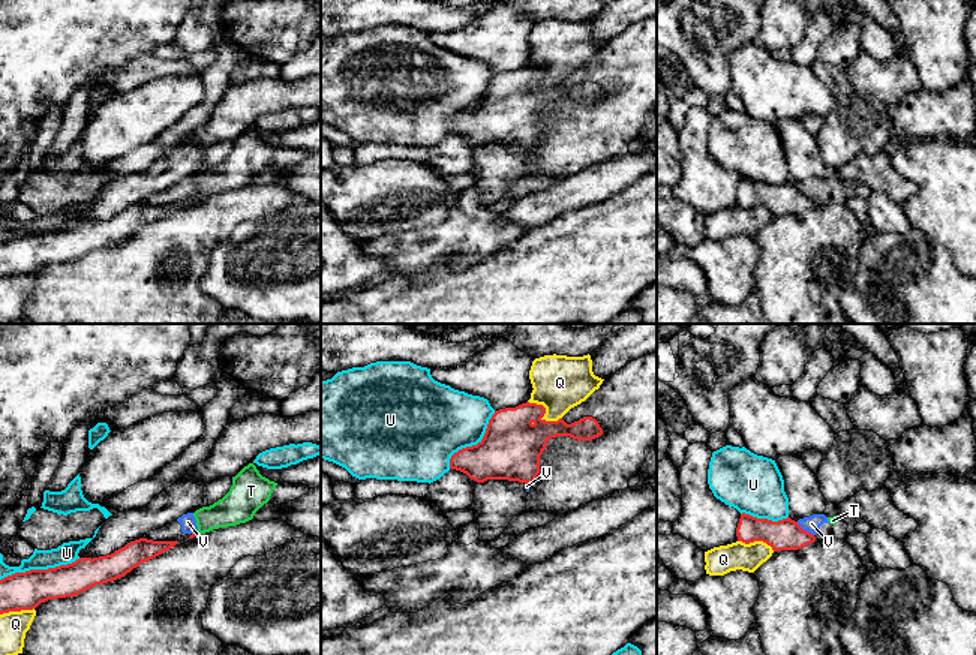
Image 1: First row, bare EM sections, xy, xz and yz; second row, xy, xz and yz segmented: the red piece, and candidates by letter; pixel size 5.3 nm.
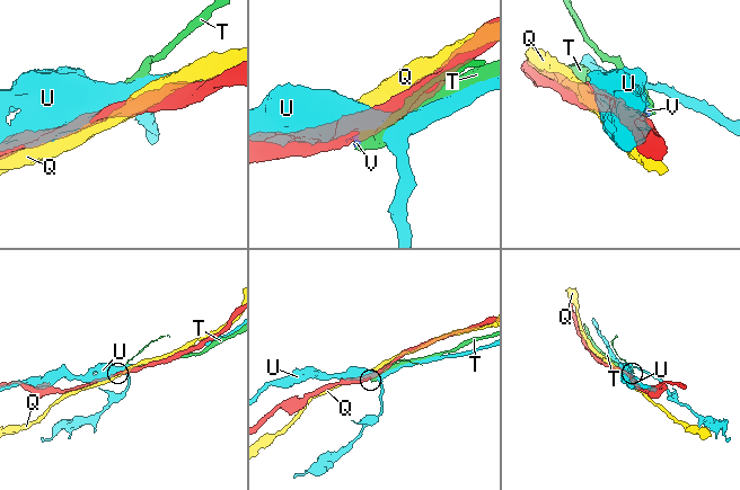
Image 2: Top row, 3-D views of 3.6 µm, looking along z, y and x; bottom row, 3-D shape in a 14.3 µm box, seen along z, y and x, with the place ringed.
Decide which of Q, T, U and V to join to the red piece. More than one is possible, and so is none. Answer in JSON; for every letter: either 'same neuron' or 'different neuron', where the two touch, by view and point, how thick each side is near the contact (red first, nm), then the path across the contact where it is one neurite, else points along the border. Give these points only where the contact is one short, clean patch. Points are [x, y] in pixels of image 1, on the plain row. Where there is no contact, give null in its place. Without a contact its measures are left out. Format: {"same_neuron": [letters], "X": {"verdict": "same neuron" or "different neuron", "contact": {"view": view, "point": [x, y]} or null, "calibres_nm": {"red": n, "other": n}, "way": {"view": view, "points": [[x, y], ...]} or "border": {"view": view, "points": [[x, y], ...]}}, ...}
{"same_neuron": [], "Q": {"verdict": "different neuron", "contact": {"view": "xz", "point": [544, 77]}, "calibres_nm": {"red": 320, "other": 300}}, "T": {"verdict": "different neuron", "contact": {"view": "xy", "point": [198, 197]}, "calibres_nm": {"red": 20, "other": 180}}, "U": {"verdict": "different neuron", "contact": {"view": "xy", "point": [39, 234]}, "calibres_nm": {"red": 200, "other": 110}}, "V": {"verdict": "different neuron", "contact": {"view": "yz", "point": [805, 195]}, "calibres_nm": {"red": 170, "other": 90}, "border": {"view": "yz", "points": [[796, 186], [813, 200]]}}}

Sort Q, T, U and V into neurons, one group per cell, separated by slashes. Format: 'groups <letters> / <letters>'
groups Q / T V / U

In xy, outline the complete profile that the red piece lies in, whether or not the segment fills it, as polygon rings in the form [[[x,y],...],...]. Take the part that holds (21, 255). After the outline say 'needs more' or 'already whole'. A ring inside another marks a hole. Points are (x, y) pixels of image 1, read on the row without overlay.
[[[139,202],[106,220],[79,222],[67,229],[7,240],[0,244],[0,279],[33,274],[48,264],[75,261],[96,249],[114,246],[177,207]]] | already whole

